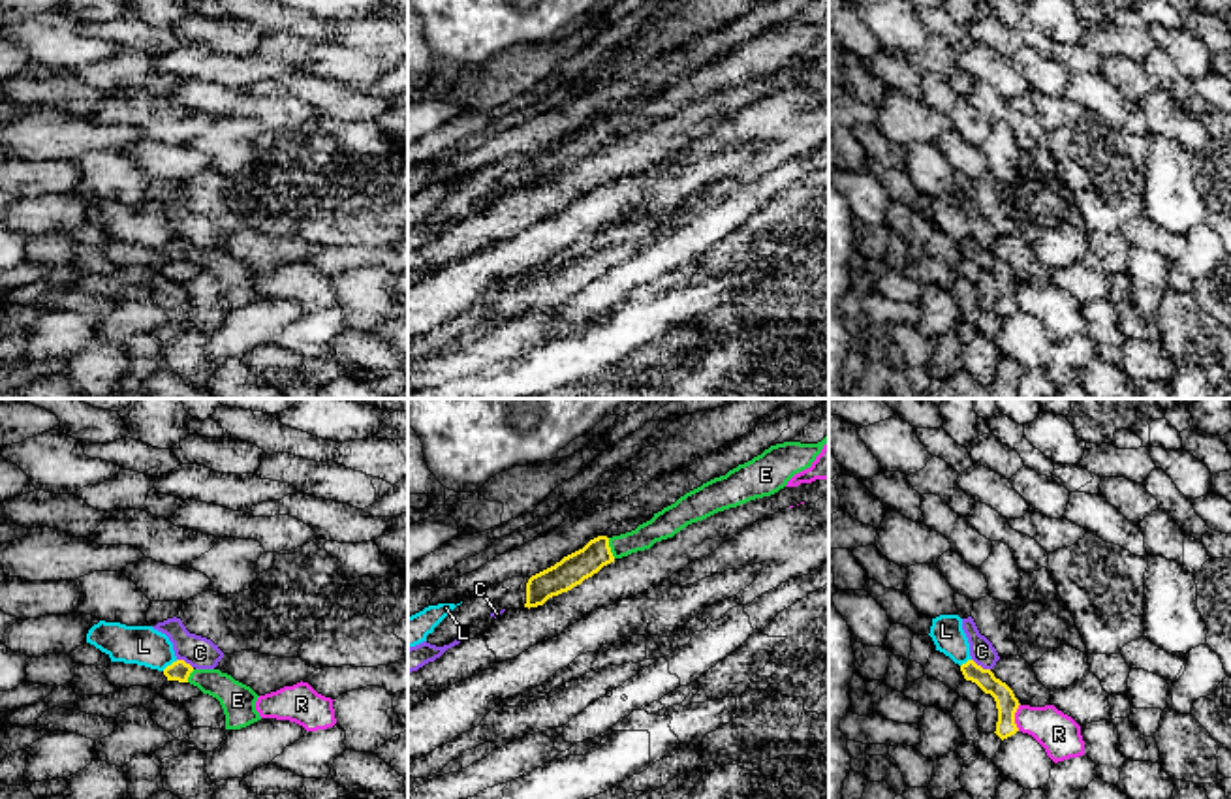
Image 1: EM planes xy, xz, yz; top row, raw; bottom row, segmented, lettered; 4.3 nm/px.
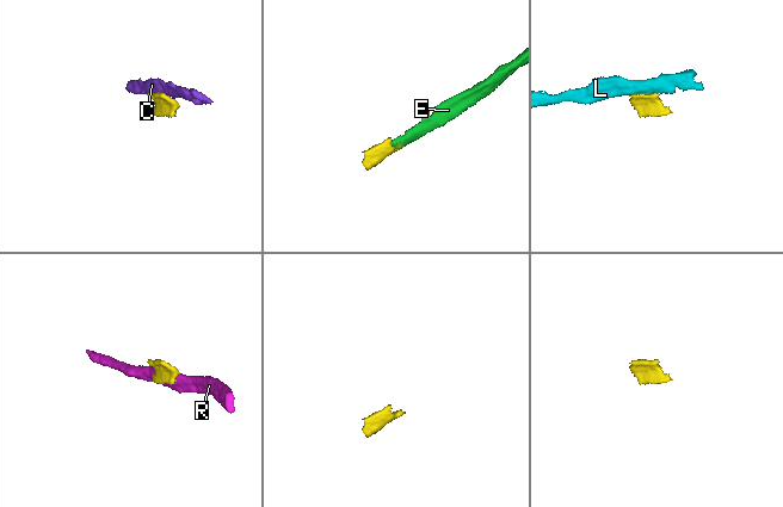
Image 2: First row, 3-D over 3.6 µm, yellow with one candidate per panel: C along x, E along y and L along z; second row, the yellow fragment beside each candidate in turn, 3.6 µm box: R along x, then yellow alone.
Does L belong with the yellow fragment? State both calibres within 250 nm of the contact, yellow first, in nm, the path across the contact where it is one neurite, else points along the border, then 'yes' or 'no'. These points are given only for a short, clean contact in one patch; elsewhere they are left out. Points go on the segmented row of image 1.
90/170 nm | along xy (177, 660), (162, 670) | no

